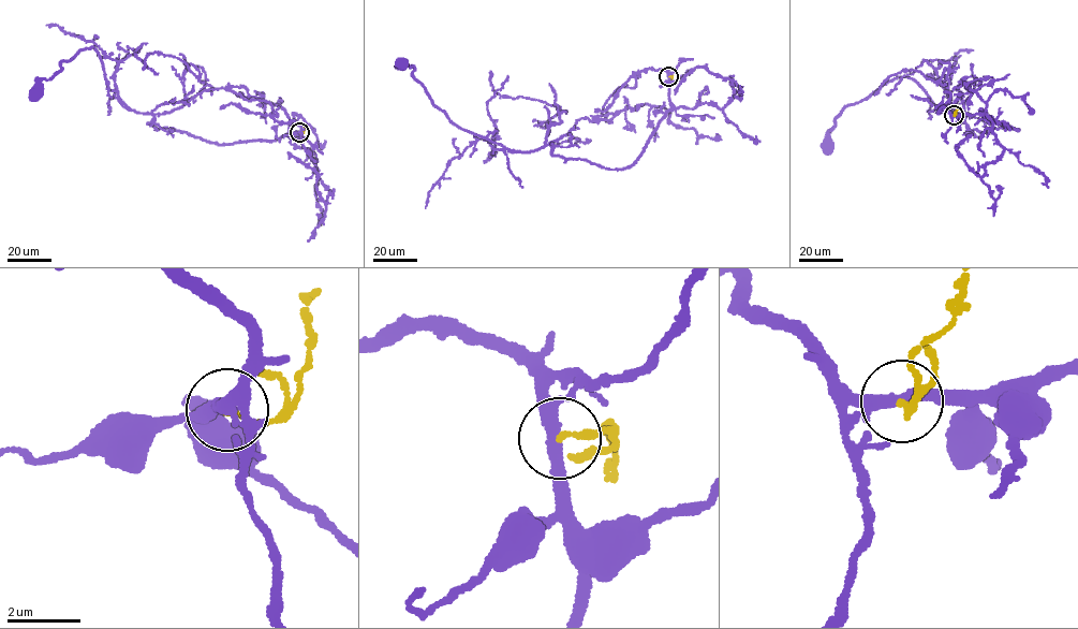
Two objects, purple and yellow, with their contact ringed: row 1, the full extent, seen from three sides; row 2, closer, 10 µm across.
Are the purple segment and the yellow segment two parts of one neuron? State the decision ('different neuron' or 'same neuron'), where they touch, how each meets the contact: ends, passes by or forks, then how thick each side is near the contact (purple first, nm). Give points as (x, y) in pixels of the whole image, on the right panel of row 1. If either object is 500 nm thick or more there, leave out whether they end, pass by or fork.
different neuron | (954, 115) | purple passes by | yellow ends | 360/190 nm

